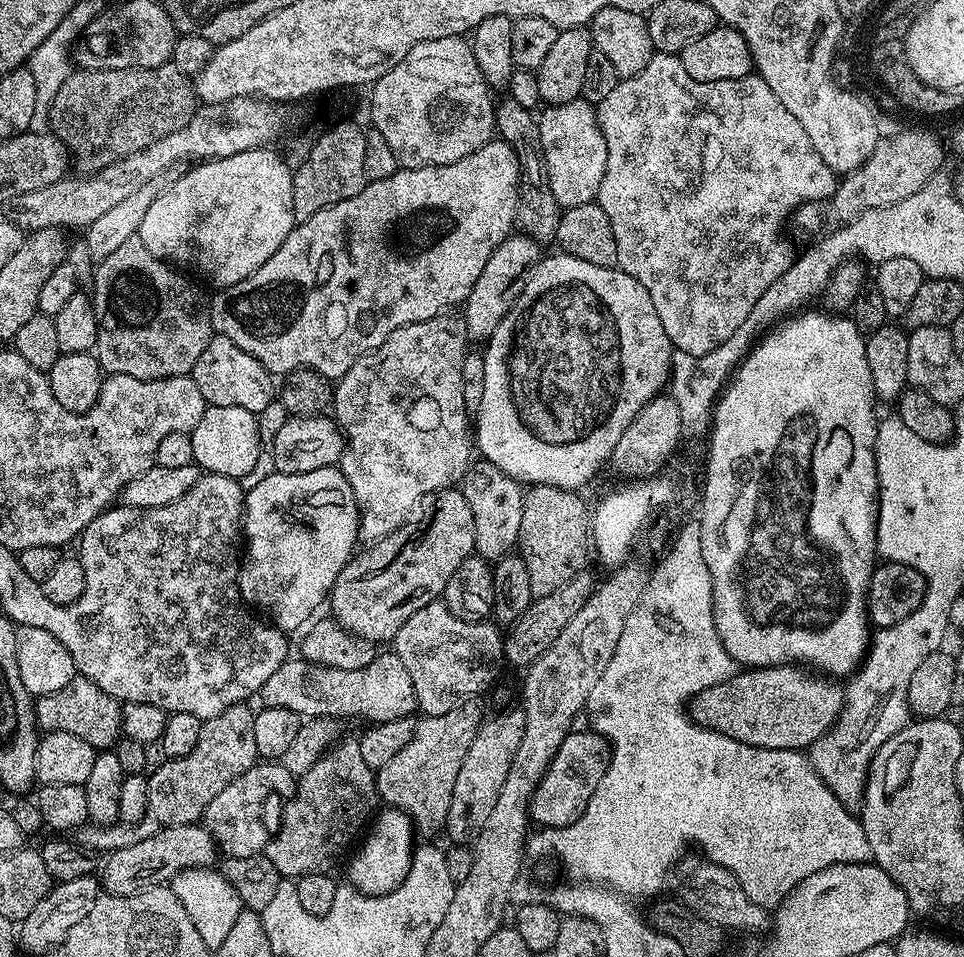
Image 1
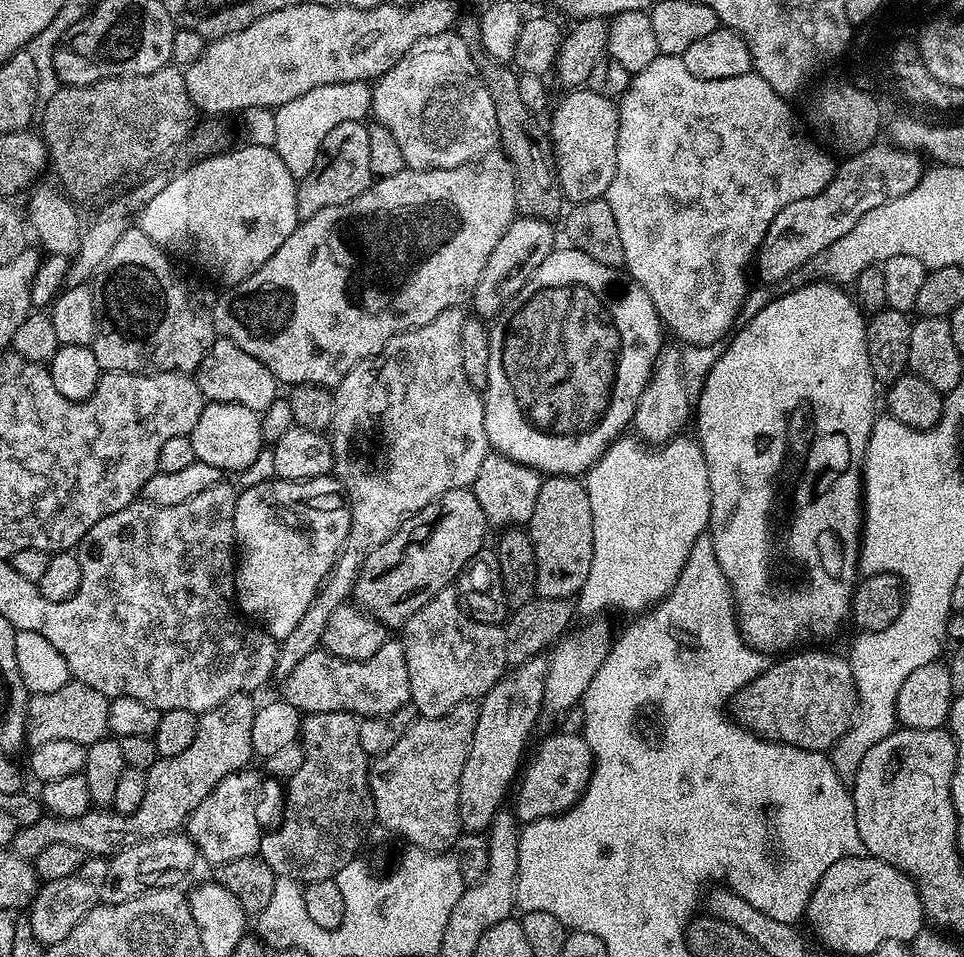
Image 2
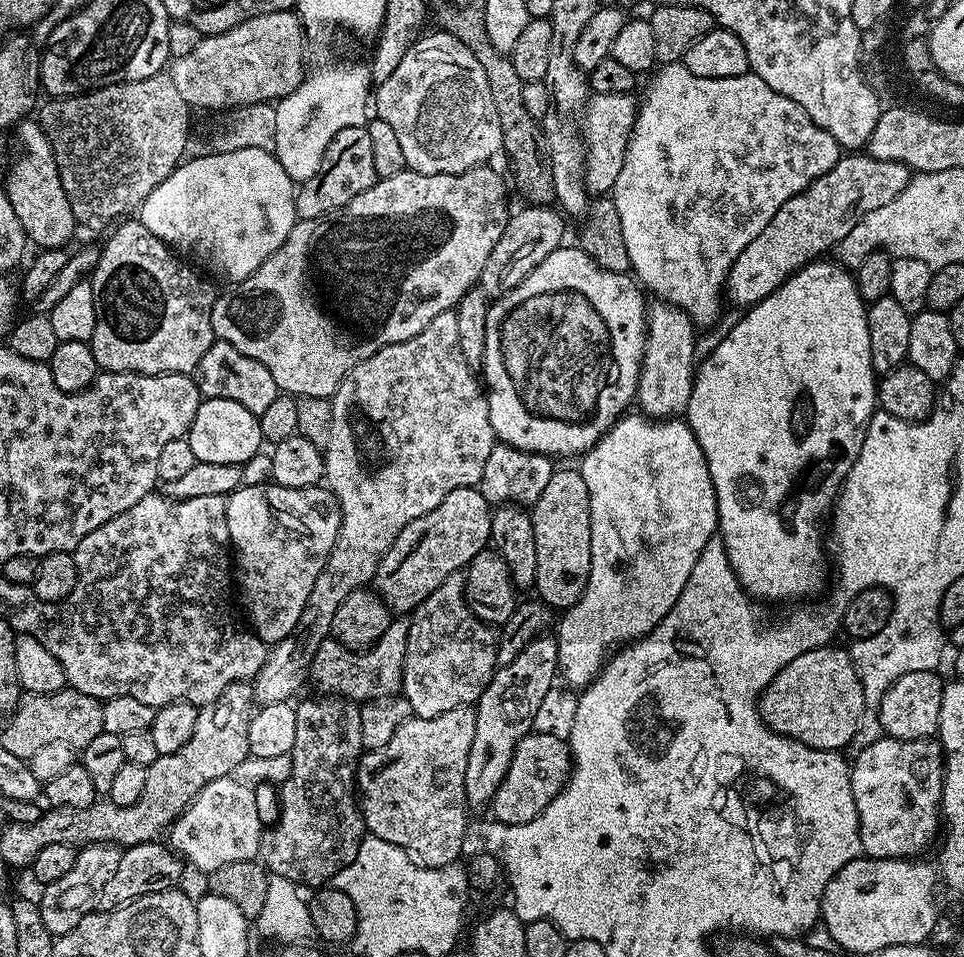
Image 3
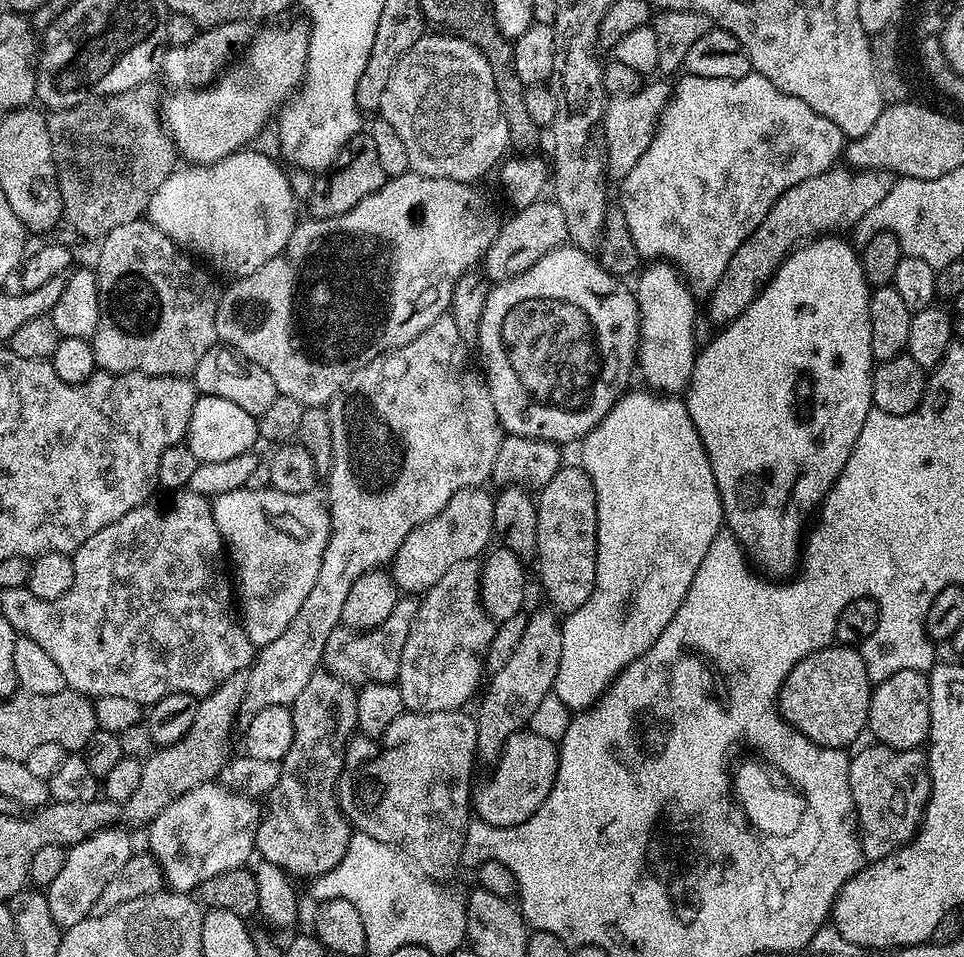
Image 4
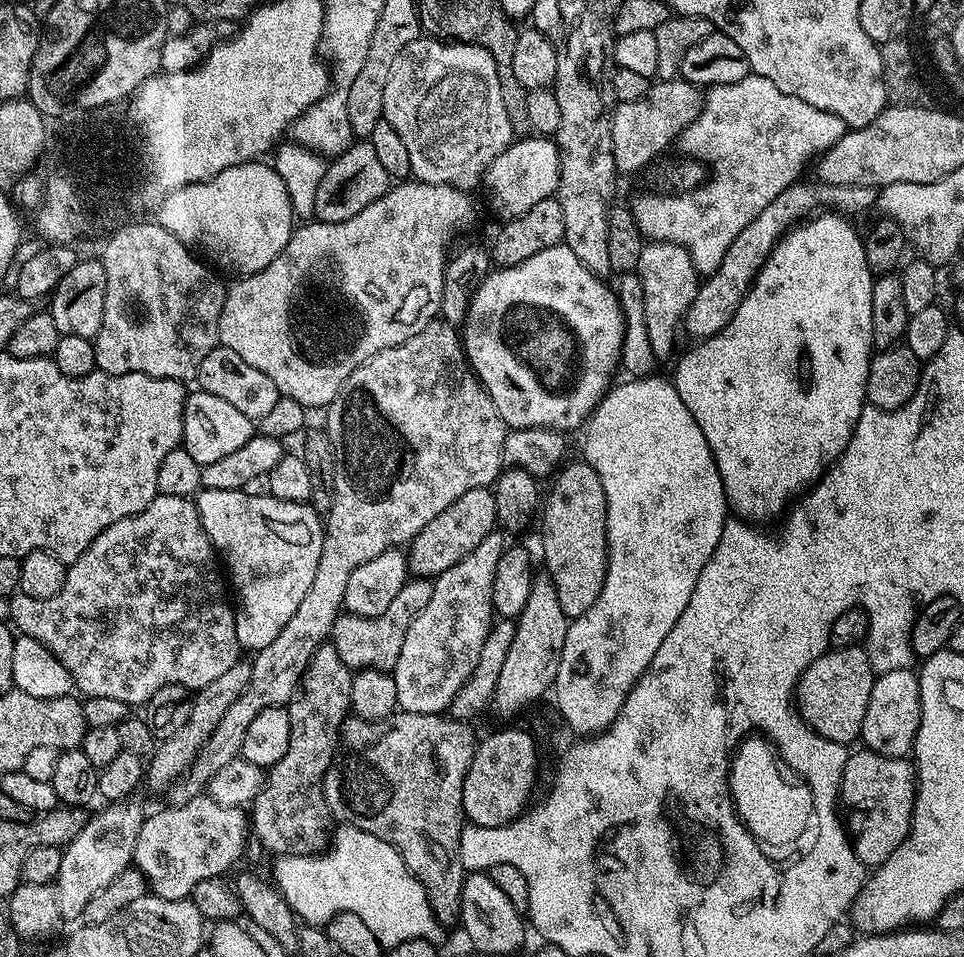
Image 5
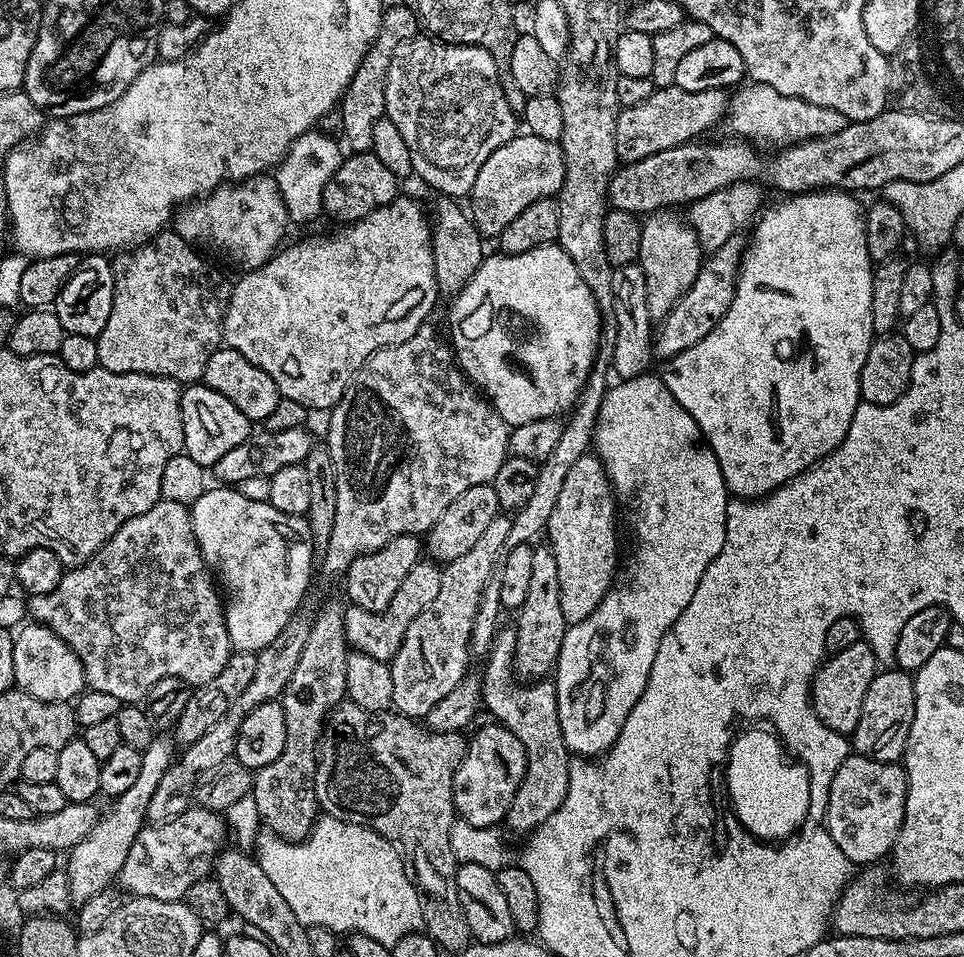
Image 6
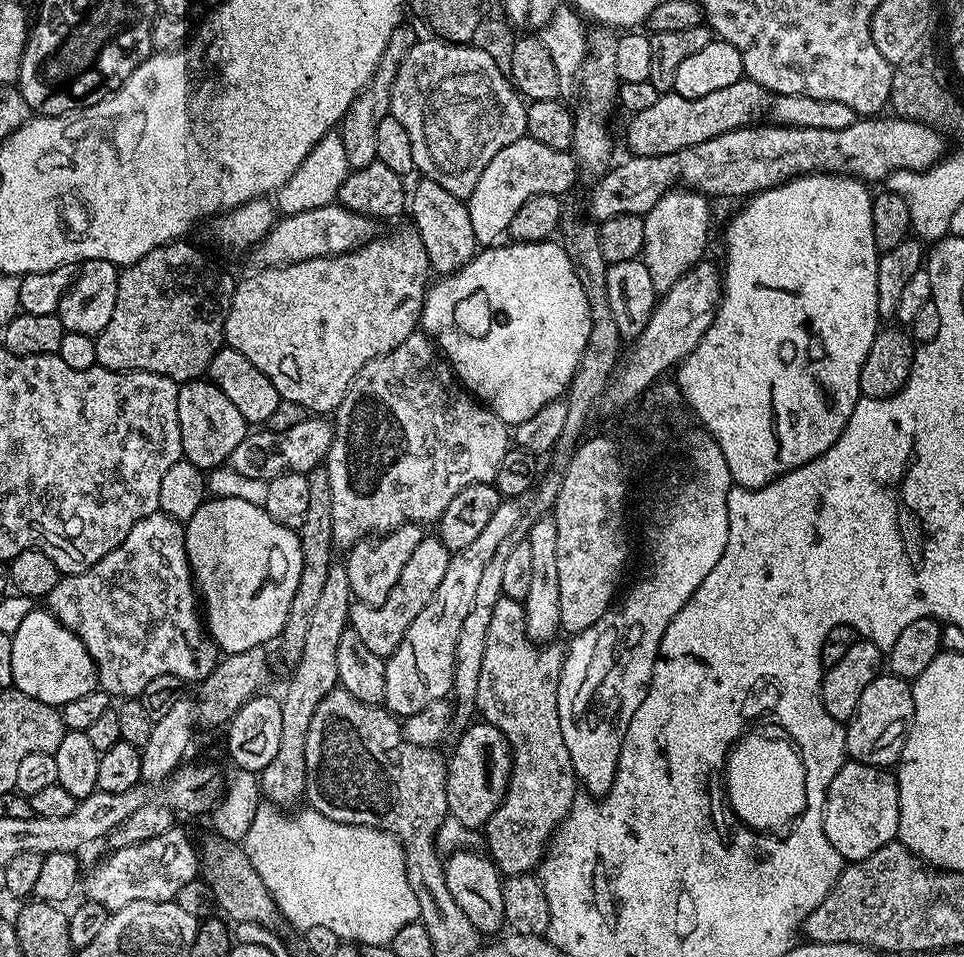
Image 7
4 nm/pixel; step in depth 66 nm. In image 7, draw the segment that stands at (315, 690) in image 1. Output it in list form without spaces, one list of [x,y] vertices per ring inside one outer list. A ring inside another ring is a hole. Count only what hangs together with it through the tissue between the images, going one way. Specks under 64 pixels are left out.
[[[428,534],[422,542],[410,554],[410,562],[406,562],[402,574],[398,574],[398,582],[394,582],[394,590],[381,604],[353,603],[352,609],[348,612],[348,623],[351,631],[362,638],[362,643],[373,654],[382,657],[389,657],[395,650],[397,644],[402,642],[410,622],[422,614],[422,610],[430,602],[434,590],[438,590],[438,582],[442,582],[442,574],[446,574],[446,566],[449,558],[448,548],[440,541],[439,535]]]

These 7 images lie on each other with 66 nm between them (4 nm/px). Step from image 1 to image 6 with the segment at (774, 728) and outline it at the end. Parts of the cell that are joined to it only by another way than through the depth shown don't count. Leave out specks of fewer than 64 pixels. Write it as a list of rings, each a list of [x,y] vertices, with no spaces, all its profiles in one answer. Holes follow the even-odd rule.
[[[861,642],[846,646],[846,650],[841,652],[831,653],[816,669],[816,677],[812,679],[812,708],[816,717],[830,730],[851,737],[862,714],[866,690],[870,690],[870,682],[874,682],[877,671],[878,653],[871,643]]]

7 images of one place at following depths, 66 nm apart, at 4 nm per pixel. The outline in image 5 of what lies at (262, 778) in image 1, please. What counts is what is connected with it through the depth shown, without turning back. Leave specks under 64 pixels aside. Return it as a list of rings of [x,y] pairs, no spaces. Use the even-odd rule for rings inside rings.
[[[205,794],[182,806],[164,806],[153,816],[145,815],[132,864],[147,880],[151,895],[187,900],[198,882],[223,877],[227,868],[235,869],[248,840],[250,844],[250,820],[245,809],[218,806],[218,802]]]

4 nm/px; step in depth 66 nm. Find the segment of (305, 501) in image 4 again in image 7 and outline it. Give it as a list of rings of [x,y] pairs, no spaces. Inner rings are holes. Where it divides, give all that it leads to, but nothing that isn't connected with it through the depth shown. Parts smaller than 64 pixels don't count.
[[[218,496],[205,499],[204,504],[198,506],[198,510],[194,510],[192,517],[184,524],[184,549],[188,555],[188,565],[192,567],[199,599],[202,601],[202,619],[217,649],[224,654],[238,654],[242,650],[254,650],[271,645],[282,630],[282,626],[286,626],[286,614],[290,614],[290,601],[294,599],[294,590],[298,590],[298,578],[302,578],[302,542],[299,531],[282,526],[280,522],[274,522],[274,518],[270,518],[270,514],[263,506],[246,502],[246,498]]]

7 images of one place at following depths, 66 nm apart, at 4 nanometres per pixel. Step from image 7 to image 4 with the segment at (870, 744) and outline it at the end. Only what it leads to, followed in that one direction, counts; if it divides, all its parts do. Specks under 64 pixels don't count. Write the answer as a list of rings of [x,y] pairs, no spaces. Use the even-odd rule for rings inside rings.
[[[921,669],[898,670],[890,678],[873,687],[868,711],[867,731],[872,740],[887,748],[910,750],[920,748],[927,741],[930,730],[930,682]]]

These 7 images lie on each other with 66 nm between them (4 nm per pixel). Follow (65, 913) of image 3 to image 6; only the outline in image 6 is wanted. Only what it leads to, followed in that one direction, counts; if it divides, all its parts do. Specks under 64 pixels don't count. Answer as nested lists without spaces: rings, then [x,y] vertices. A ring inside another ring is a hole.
[[[153,735],[150,746],[142,752],[142,771],[138,773],[138,778],[126,794],[115,797],[111,801],[112,809],[108,813],[101,815],[97,819],[94,830],[82,838],[67,853],[68,865],[66,871],[68,874],[68,898],[73,905],[79,906],[85,904],[94,894],[109,891],[108,884],[119,875],[122,868],[122,862],[126,860],[126,854],[130,854],[130,846],[134,846],[134,838],[146,827],[146,817],[150,798],[154,790],[158,790],[158,782],[162,782],[162,774],[172,765],[174,759],[174,744],[167,735]]]

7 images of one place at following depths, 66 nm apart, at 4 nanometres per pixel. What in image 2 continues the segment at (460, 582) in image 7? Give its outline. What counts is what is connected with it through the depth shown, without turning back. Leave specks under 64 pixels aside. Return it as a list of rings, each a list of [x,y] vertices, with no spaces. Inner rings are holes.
[[[455,587],[443,588],[418,614],[411,616],[402,629],[404,653],[406,654],[406,670],[410,674],[410,703],[416,708],[423,719],[444,716],[454,706],[471,700],[479,701],[488,691],[502,679],[508,664],[506,656],[505,629],[498,624],[478,622],[464,613],[464,607],[458,602]]]

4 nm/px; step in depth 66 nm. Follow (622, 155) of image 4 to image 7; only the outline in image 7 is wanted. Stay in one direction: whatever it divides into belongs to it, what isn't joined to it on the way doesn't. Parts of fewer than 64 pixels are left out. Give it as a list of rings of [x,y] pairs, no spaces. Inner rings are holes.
[[[741,78],[734,82],[734,86],[725,86],[722,90],[714,90],[714,94],[706,94],[706,98],[682,98],[677,92],[661,94],[654,106],[635,113],[628,124],[628,152],[633,156],[661,156],[682,150],[686,146],[694,146],[698,142],[706,142],[723,132],[729,132],[735,128],[743,128],[751,125],[752,120],[760,111],[765,111],[769,103],[769,93],[765,92],[758,82],[747,78]]]

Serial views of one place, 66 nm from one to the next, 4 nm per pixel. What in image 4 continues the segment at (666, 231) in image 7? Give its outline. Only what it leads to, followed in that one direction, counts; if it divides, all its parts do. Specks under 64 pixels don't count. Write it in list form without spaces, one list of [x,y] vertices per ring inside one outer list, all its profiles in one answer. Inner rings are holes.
[[[648,262],[639,269],[635,277],[634,291],[636,303],[640,306],[640,343],[638,345],[638,372],[644,375],[649,389],[657,394],[680,394],[692,381],[692,371],[696,361],[696,303],[697,297],[673,264]]]

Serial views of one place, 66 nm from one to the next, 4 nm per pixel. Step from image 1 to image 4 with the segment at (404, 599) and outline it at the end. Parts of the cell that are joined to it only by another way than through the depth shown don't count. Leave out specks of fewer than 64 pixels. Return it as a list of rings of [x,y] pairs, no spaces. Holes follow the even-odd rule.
[[[484,486],[458,490],[458,494],[446,502],[444,509],[434,514],[434,518],[406,534],[406,542],[398,546],[398,554],[390,565],[392,580],[401,593],[423,594],[430,591],[434,582],[438,582],[450,566],[463,560],[477,559],[493,543],[494,496],[488,490]]]

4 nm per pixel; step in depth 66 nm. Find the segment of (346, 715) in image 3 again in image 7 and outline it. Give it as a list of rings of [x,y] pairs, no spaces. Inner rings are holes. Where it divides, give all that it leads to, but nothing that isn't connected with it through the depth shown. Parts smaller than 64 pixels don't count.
[[[333,562],[330,572],[326,574],[322,594],[314,606],[314,614],[310,614],[310,627],[306,634],[306,643],[302,645],[302,658],[291,669],[292,681],[288,684],[284,696],[280,700],[282,706],[282,739],[278,745],[278,754],[274,754],[270,766],[263,768],[258,773],[260,791],[265,801],[279,804],[281,806],[292,806],[288,804],[301,803],[306,786],[306,730],[310,730],[310,718],[314,718],[314,710],[318,710],[318,702],[326,698],[340,683],[338,678],[338,641],[342,634],[349,627],[348,612],[352,609],[354,597],[350,590],[350,574],[346,574],[346,563]]]

